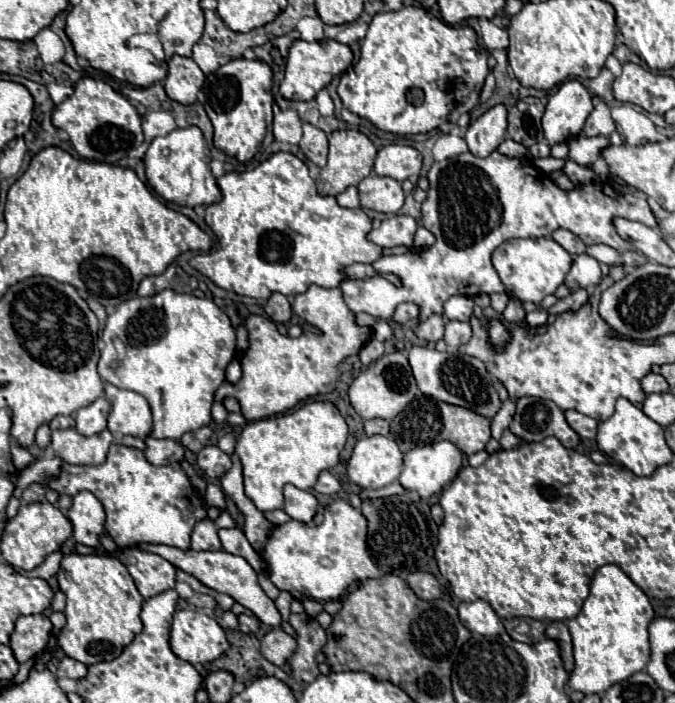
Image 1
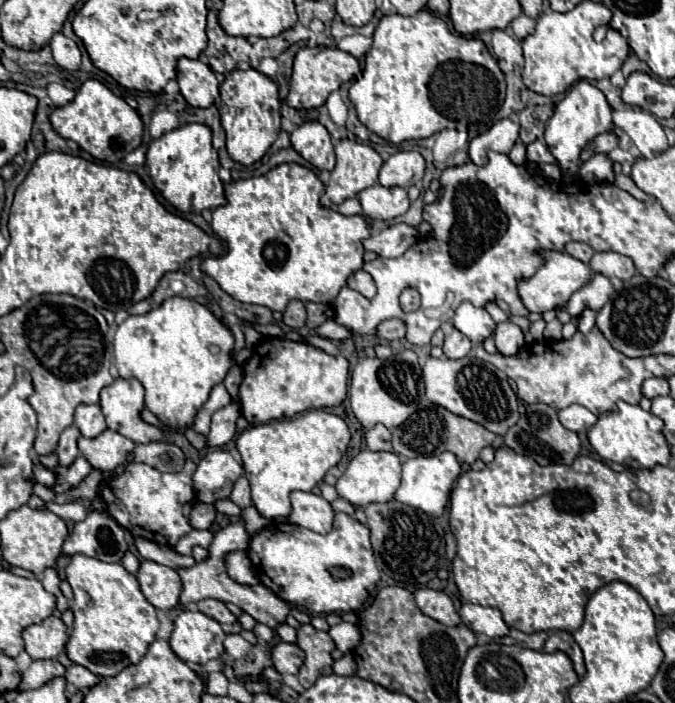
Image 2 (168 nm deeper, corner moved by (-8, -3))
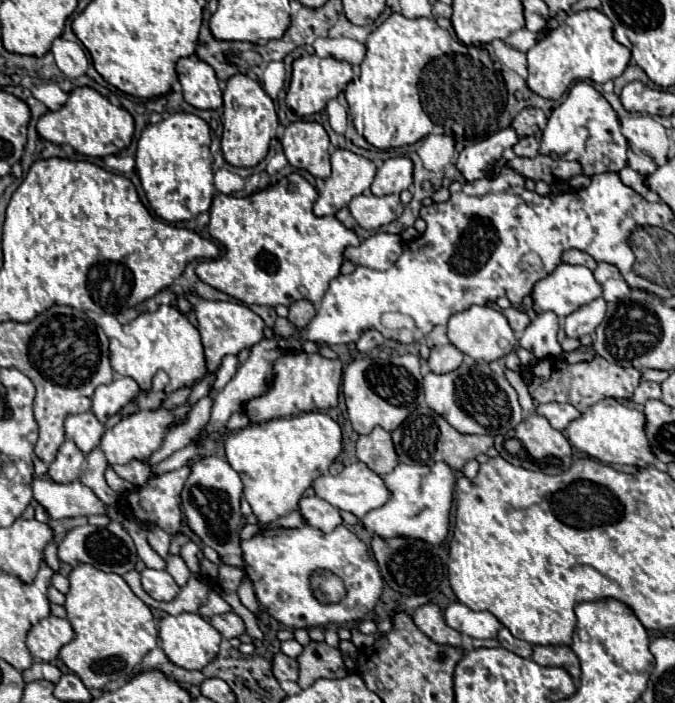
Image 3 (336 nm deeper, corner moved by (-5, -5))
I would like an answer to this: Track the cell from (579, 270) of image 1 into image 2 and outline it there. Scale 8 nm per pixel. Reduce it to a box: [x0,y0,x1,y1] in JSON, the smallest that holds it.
[566,273,614,321]

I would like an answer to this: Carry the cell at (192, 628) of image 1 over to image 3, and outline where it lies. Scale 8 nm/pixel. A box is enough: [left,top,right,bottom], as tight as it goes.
[159,613,221,669]

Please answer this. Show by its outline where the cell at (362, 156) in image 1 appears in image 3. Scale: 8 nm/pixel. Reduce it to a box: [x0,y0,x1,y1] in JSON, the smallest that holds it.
[313,149,375,217]

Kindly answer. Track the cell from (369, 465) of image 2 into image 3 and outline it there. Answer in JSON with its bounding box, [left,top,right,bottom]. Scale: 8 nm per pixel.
[313,461,391,519]

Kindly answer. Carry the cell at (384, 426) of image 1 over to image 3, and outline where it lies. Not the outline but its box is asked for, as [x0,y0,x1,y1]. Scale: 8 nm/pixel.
[357,427,397,475]

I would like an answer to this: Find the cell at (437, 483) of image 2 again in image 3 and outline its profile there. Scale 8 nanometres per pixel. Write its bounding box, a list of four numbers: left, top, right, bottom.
[363,461,455,545]

